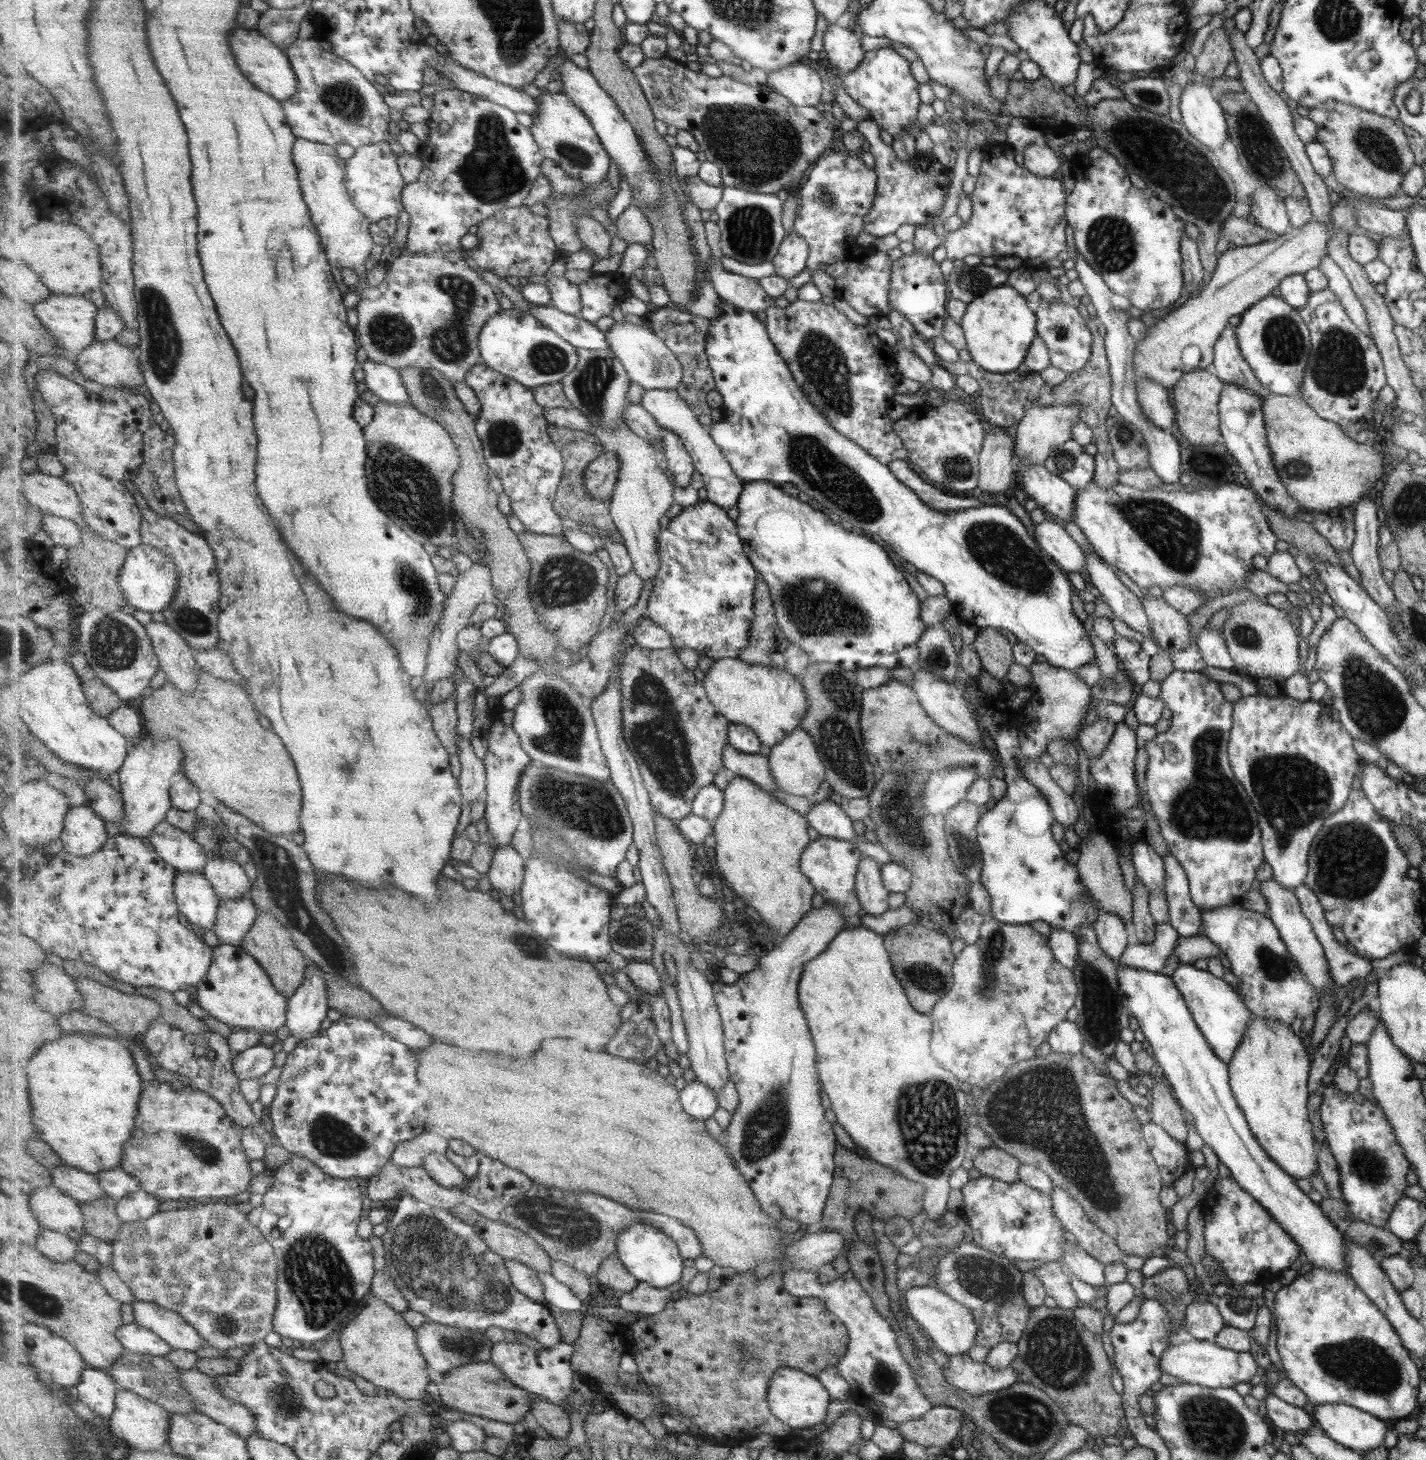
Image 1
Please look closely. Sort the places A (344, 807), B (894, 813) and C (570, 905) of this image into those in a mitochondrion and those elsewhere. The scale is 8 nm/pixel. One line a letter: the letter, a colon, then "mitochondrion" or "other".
A: other
B: mitochondrion
C: other

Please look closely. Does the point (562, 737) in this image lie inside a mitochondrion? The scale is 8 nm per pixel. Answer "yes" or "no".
yes

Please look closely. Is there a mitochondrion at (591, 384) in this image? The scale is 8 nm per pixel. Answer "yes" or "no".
yes

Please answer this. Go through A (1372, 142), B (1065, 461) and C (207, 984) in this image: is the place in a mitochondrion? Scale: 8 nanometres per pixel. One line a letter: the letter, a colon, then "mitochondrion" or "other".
A: mitochondrion
B: mitochondrion
C: other

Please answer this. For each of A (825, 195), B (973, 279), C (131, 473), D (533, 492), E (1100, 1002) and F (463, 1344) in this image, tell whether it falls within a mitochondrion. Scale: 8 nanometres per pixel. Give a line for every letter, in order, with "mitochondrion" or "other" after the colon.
A: mitochondrion
B: mitochondrion
C: other
D: other
E: mitochondrion
F: mitochondrion

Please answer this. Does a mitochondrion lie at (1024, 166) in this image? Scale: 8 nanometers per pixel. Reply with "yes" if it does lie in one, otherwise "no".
no

